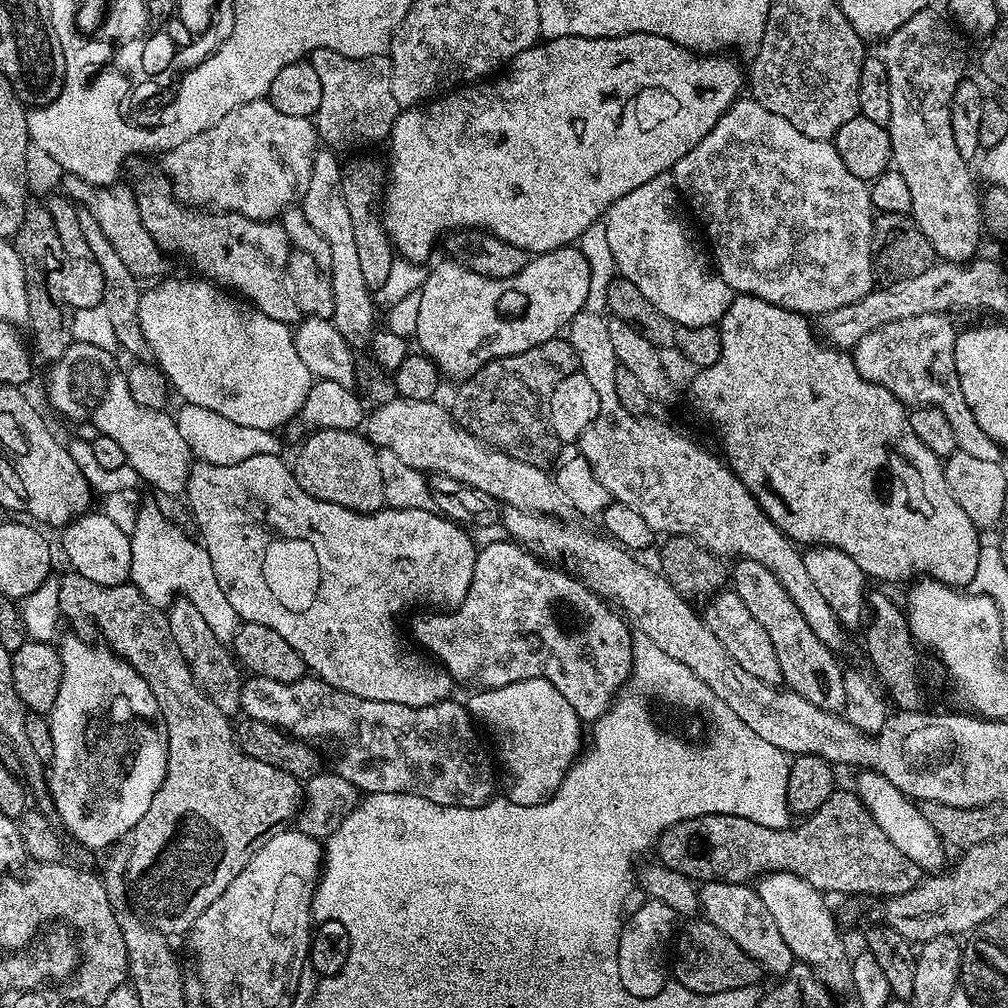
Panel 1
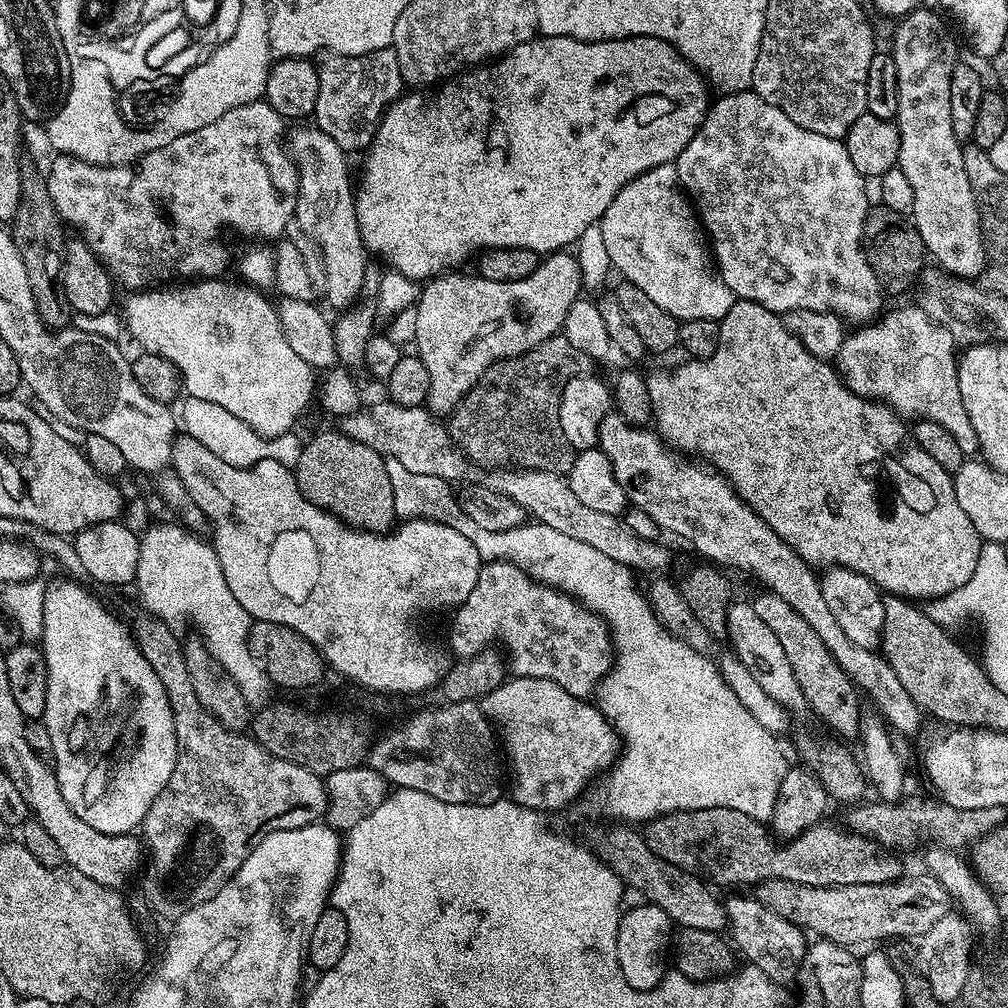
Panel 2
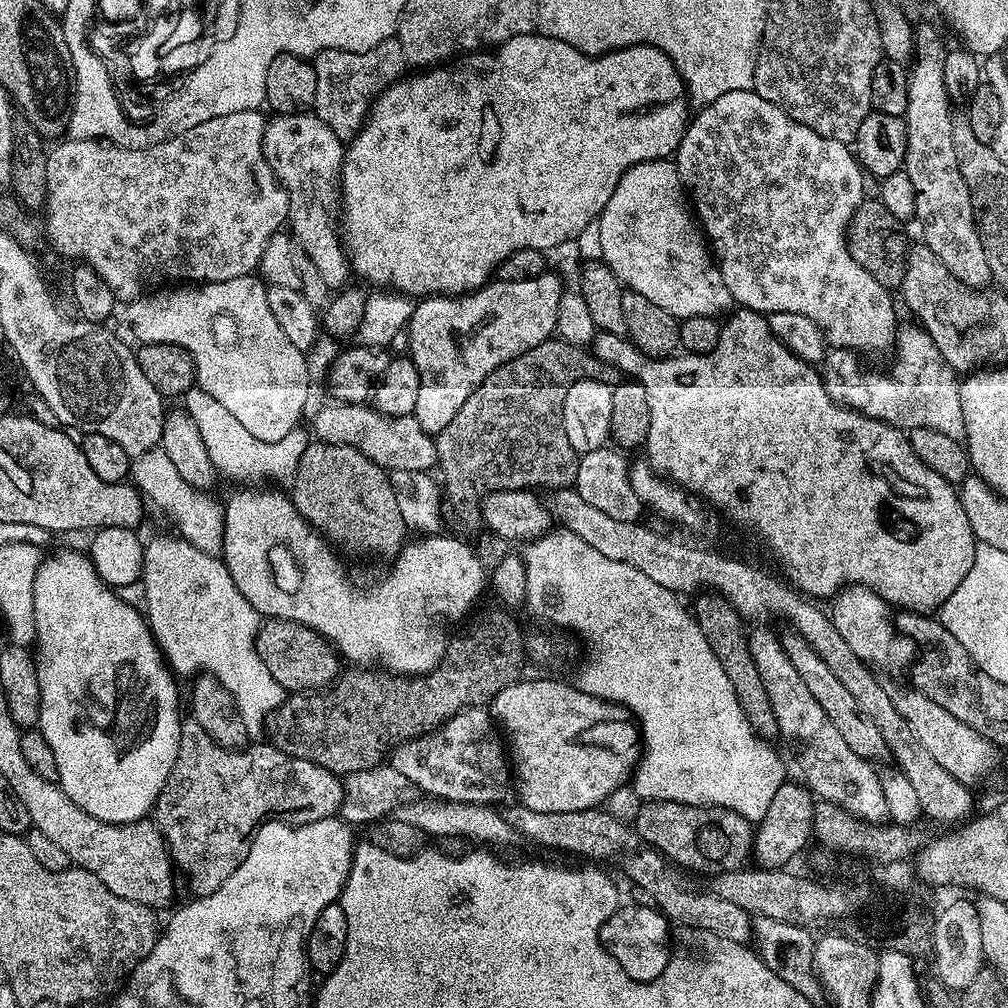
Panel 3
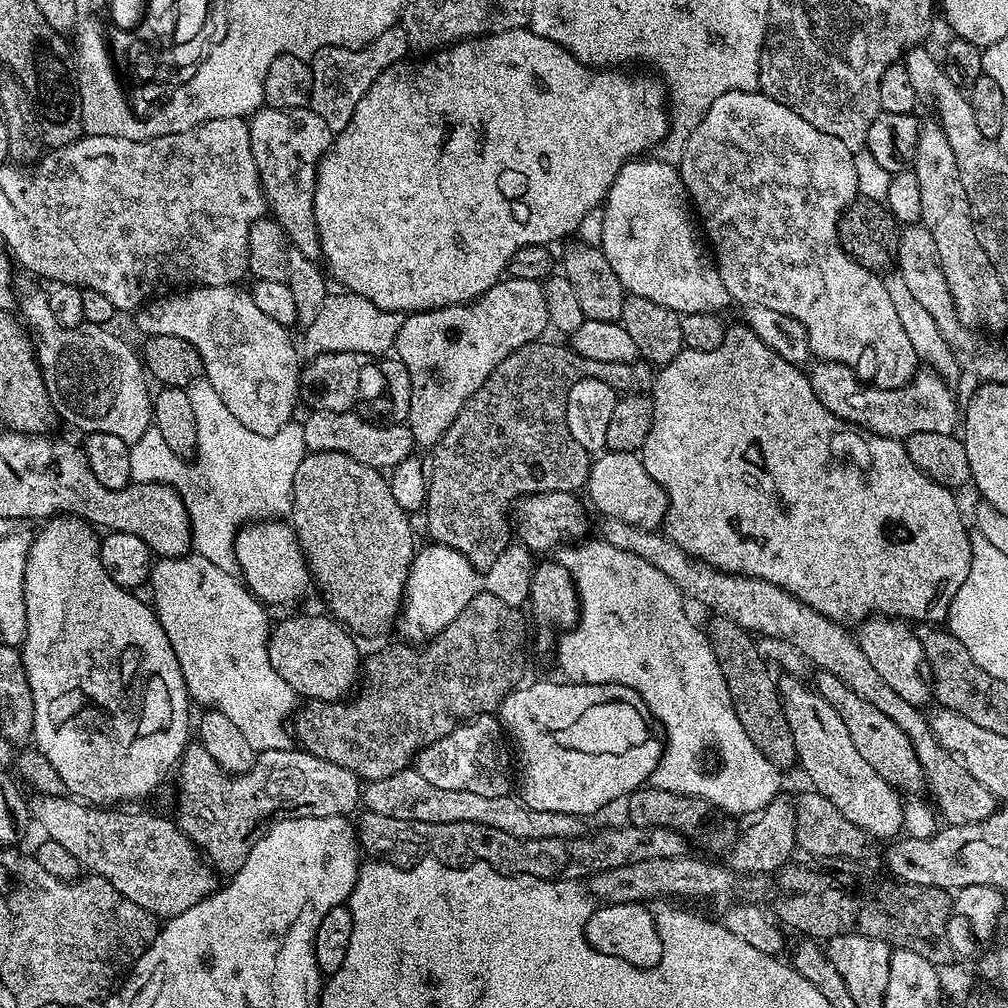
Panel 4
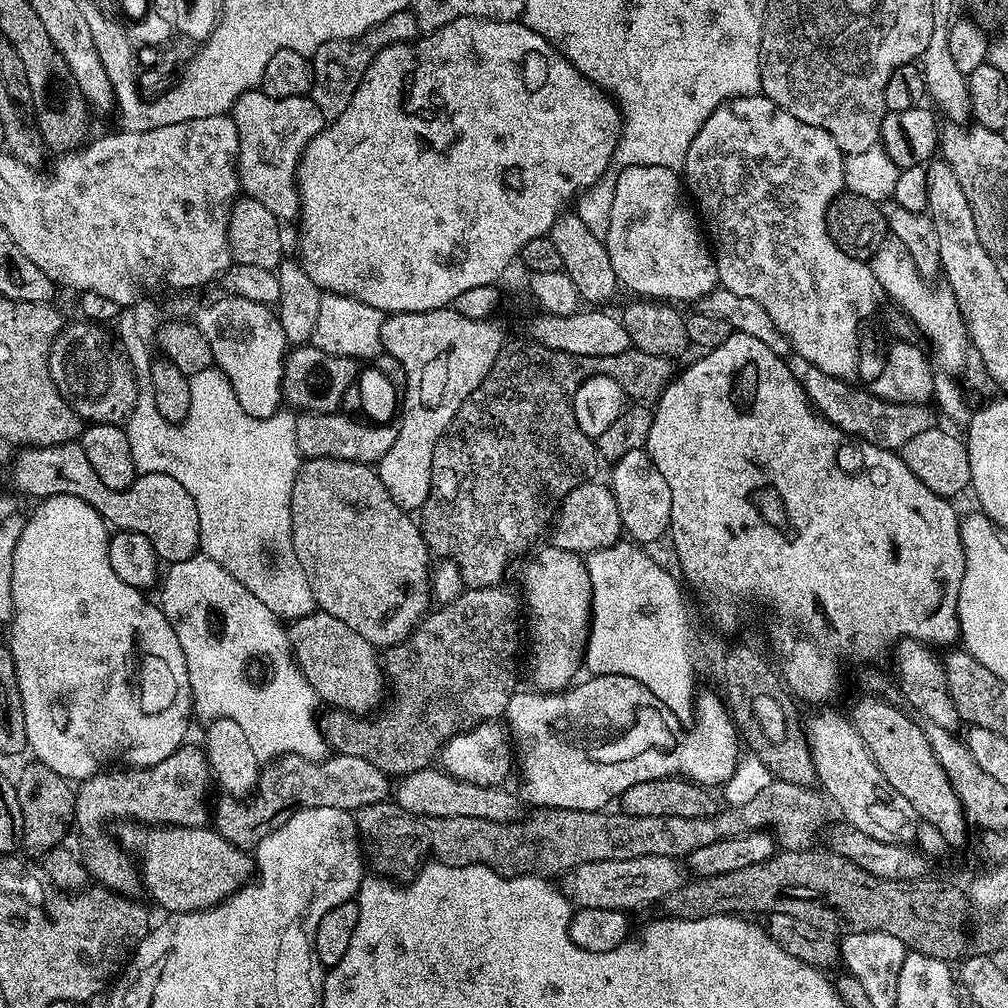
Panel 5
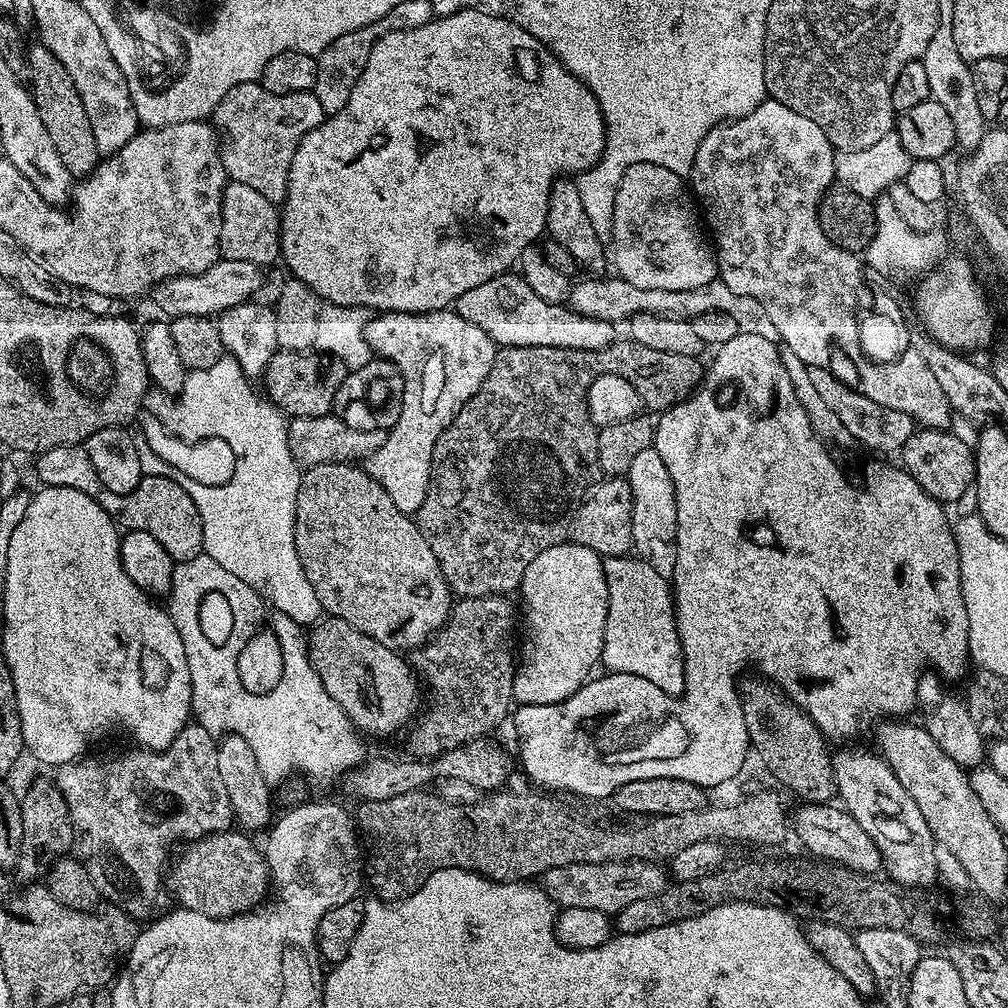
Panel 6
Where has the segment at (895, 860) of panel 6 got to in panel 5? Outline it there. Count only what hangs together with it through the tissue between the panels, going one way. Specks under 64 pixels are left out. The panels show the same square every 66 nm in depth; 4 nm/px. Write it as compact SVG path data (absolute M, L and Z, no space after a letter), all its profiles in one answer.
M816 710L806 720L806 735L810 754L814 758L814 770L823 795L845 816L847 823L853 828L862 830L862 834L870 834L870 838L878 838L878 842L887 844L911 845L916 838L918 817L916 811L882 778L882 770L870 758L866 750L866 742L856 733L851 719L839 716L836 712Z

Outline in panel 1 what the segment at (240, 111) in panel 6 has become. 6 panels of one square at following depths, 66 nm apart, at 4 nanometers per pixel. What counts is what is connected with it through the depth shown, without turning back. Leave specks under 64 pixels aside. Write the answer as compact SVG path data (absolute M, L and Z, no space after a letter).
M332 150L317 151L312 162L310 186L304 195L302 207L310 226L314 226L314 230L318 230L318 234L322 234L326 242L330 242L330 279L334 294L334 314L331 322L338 334L342 334L342 338L346 338L350 345L358 346L371 337L378 320L378 308L374 303L374 292L368 288L361 273L352 222L342 194L342 164L340 160L336 161L336 156L337 153Z

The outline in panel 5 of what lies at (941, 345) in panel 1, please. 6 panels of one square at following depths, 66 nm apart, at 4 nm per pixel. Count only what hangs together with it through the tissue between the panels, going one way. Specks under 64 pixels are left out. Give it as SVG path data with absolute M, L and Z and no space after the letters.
M804 364L801 369L798 372L798 379L812 407L825 420L853 438L898 450L906 442L910 442L910 438L922 434L922 430L930 430L937 423L937 413L927 403L900 404L898 401L880 400L872 395L871 391L860 386L855 388L855 383L826 374L812 364Z

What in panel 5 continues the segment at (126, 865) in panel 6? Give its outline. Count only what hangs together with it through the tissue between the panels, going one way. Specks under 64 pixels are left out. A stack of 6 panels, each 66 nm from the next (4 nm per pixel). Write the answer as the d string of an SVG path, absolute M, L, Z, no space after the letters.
M188 742L174 754L170 754L170 758L158 762L153 768L112 771L116 770L101 770L75 789L74 824L77 829L80 827L80 832L84 835L82 859L88 867L89 877L101 888L136 898L142 892L139 871L133 865L132 868L128 865L129 857L119 847L111 848L108 845L100 827L107 820L177 828L198 828L207 825L210 820L210 804L207 804L208 784L210 785L208 755L204 753L203 747L196 745L195 748Z

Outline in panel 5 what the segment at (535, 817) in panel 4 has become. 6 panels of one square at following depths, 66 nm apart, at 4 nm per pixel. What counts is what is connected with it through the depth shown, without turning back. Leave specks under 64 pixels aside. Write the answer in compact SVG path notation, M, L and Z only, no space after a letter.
M429 766L409 772L397 781L394 788L395 803L406 813L434 818L482 818L494 822L509 823L517 815L521 801L503 792L503 787L478 786L474 782L458 780L439 767Z

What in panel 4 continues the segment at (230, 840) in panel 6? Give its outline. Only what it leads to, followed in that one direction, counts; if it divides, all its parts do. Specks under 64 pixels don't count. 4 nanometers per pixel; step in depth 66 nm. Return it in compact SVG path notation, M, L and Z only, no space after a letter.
M68 794L33 797L30 816L40 823L43 835L70 850L81 869L106 878L122 898L130 898L134 906L142 906L151 916L183 914L216 891L217 873L175 819L167 820L156 812L120 812L124 810L89 806Z

